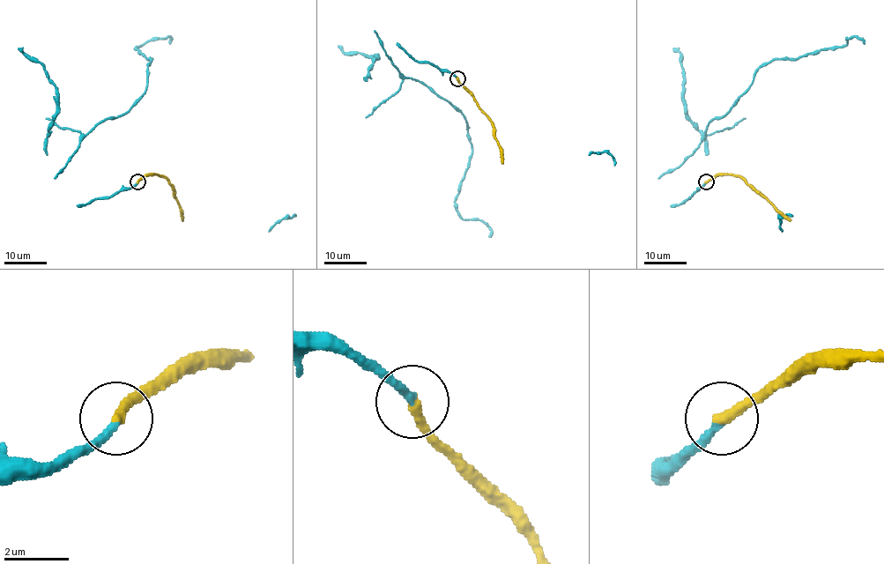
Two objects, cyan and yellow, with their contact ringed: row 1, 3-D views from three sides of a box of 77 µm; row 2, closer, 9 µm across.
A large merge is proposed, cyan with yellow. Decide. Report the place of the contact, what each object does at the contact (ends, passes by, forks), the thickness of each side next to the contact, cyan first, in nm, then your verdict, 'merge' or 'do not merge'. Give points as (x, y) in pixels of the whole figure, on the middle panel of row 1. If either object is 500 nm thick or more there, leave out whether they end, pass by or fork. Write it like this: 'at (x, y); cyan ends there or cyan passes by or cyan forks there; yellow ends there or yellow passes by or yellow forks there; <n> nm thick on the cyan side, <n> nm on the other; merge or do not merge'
at (457, 78); cyan ends there; yellow ends there; 240 nm thick on the cyan side, 320 nm on the other; merge

